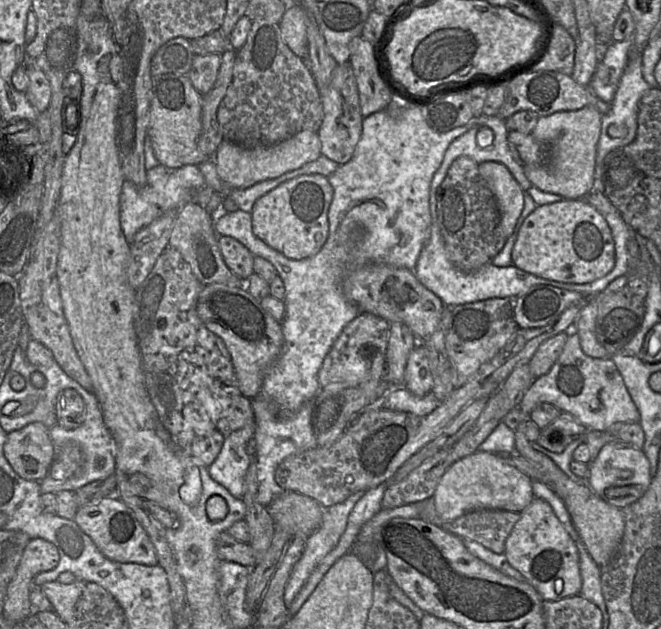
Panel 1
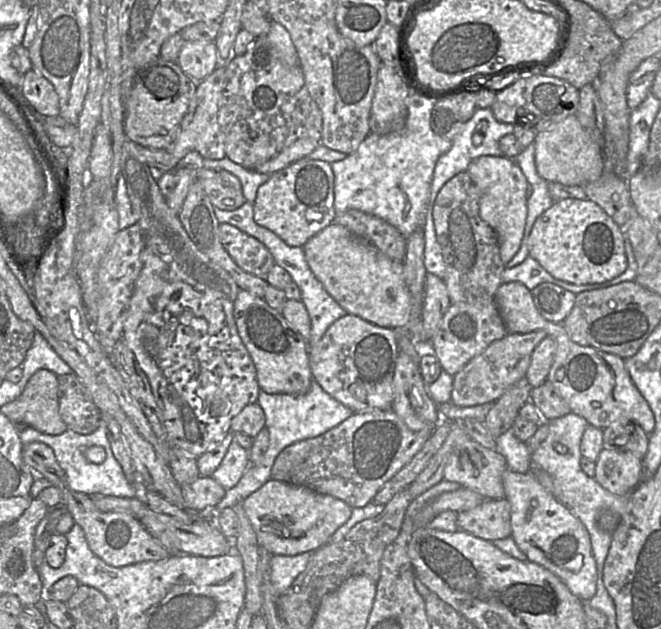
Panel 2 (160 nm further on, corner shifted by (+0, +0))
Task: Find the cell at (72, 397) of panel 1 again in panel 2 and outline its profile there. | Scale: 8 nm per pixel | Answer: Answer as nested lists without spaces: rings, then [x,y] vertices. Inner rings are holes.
[[[74,373],[58,376],[58,402],[59,414],[68,430],[87,435],[98,428],[101,413]]]

